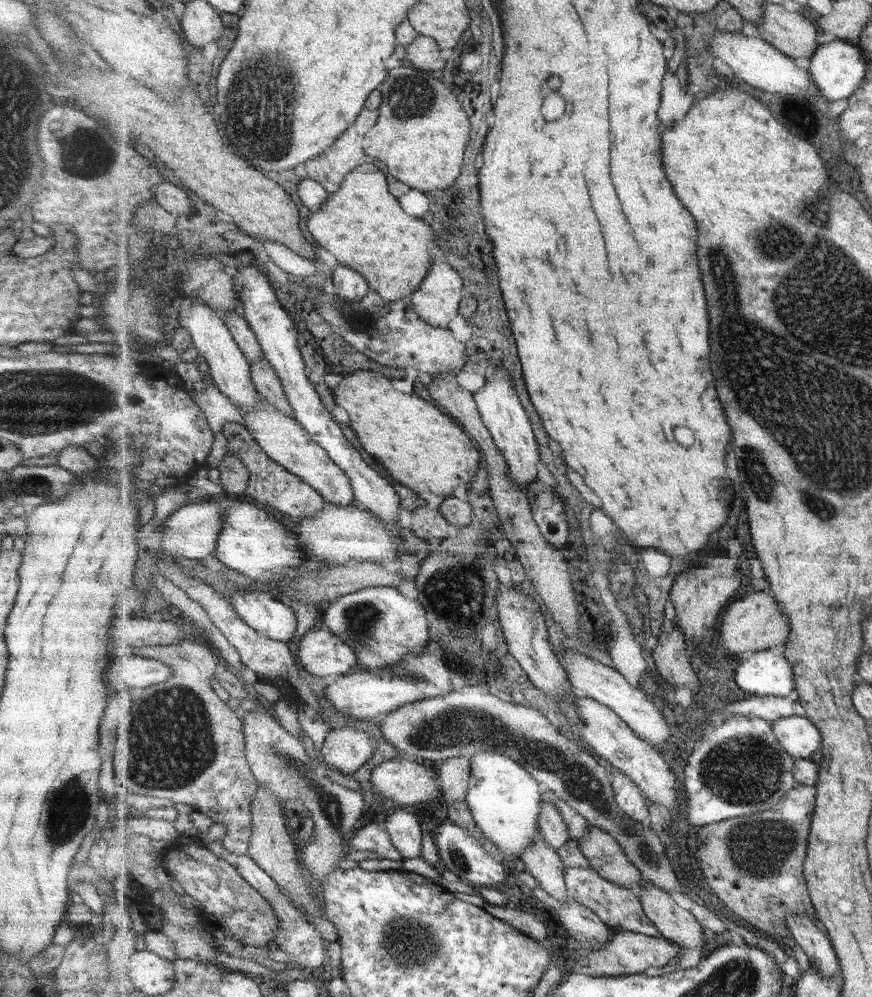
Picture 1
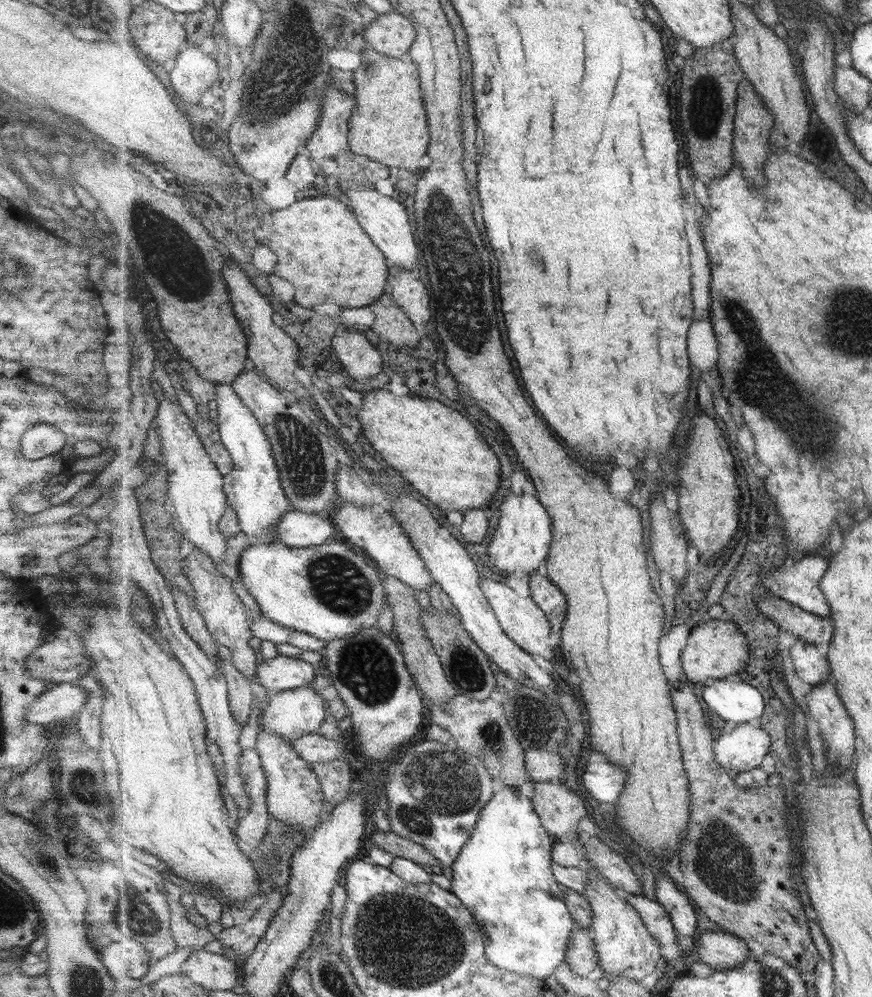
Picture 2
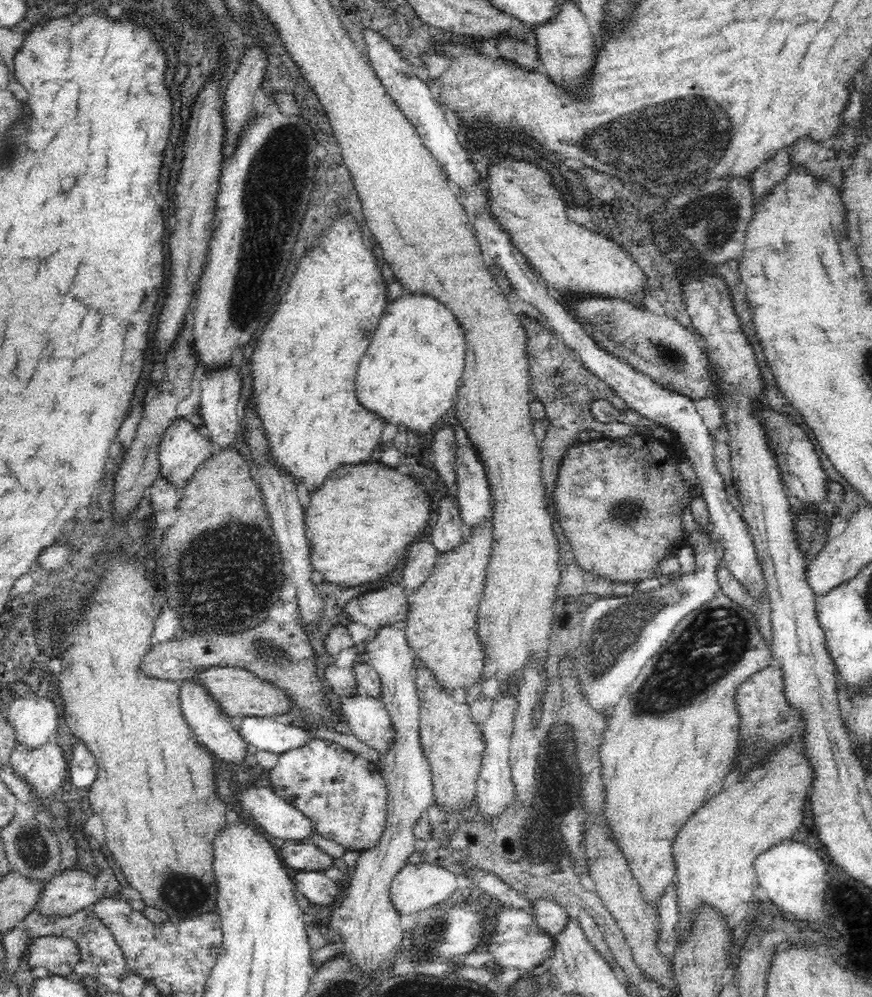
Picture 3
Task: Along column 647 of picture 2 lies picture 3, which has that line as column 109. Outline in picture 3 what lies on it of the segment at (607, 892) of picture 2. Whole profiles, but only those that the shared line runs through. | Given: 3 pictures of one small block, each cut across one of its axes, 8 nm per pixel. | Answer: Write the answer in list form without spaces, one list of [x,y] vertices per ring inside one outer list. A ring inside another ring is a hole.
[[[93,904],[76,910],[74,914],[68,916],[44,916],[37,906],[28,912],[19,922],[19,927],[23,928],[31,939],[38,938],[44,935],[60,935],[70,938],[76,943],[80,949],[81,960],[92,962],[98,970],[100,976],[114,976],[114,978],[126,978],[126,974],[130,973],[130,968],[127,965],[126,957],[116,942],[114,935],[109,931],[109,926],[106,926],[101,918],[93,911]]]

